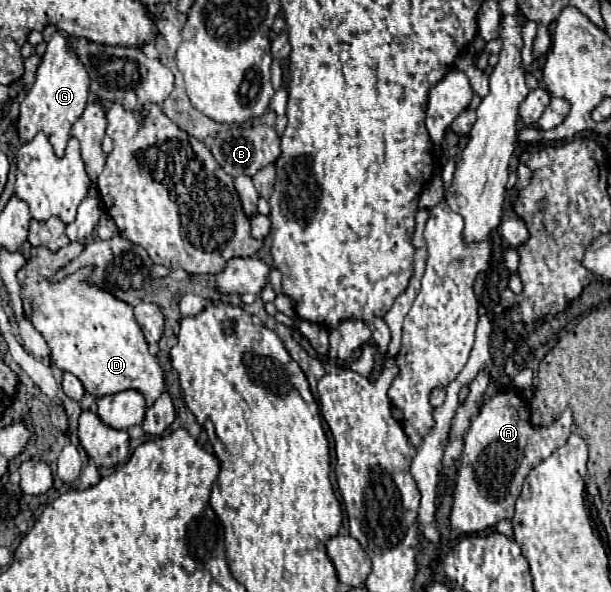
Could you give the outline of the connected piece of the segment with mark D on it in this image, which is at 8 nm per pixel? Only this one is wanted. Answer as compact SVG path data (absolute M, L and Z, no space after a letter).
M68 243L58 253L32 247L32 259L18 271L24 313L44 335L52 351L50 357L54 365L76 375L88 393L94 397L104 397L126 389L136 389L144 395L146 407L150 407L166 391L164 371L156 357L148 353L142 331L134 321L132 307L90 285L86 281L90 269L80 269L56 285L48 283L46 279L74 259L80 251L82 243Z

